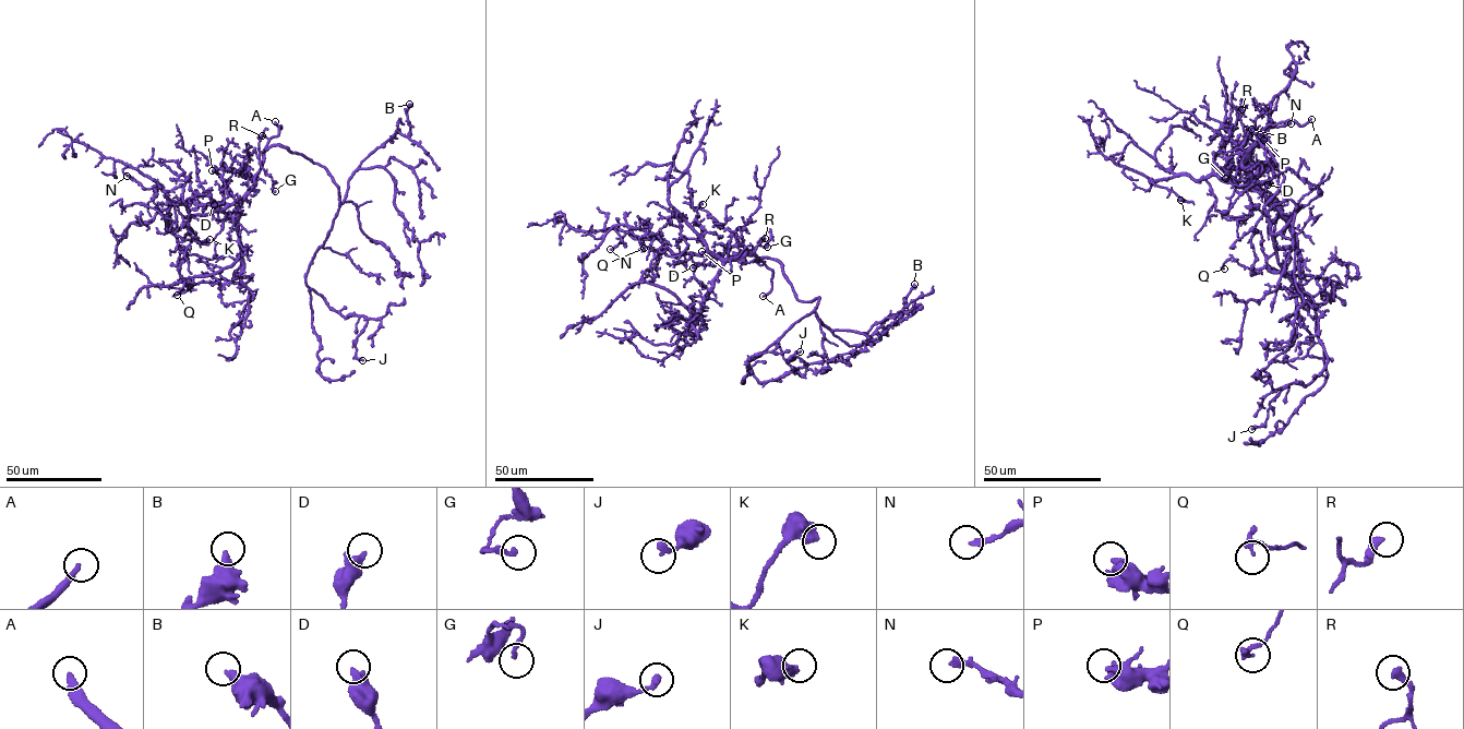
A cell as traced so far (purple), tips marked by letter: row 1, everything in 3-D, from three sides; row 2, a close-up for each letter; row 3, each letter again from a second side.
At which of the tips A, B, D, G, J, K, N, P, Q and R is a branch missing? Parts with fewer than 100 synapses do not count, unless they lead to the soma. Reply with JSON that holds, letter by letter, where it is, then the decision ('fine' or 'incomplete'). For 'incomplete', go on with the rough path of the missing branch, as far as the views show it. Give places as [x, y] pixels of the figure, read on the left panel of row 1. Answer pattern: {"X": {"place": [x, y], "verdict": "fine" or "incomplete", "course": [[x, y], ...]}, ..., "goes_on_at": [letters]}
{"A": {"place": [275, 121], "verdict": "incomplete", "course": [[275, 121], [277, 107], [258, 99]]}, "B": {"place": [409, 104], "verdict": "fine"}, "D": {"place": [214, 204], "verdict": "fine"}, "G": {"place": [275, 191], "verdict": "fine"}, "J": {"place": [362, 360], "verdict": "fine"}, "K": {"place": [210, 239], "verdict": "fine"}, "N": {"place": [127, 176], "verdict": "fine"}, "P": {"place": [212, 170], "verdict": "fine"}, "Q": {"place": [177, 295], "verdict": "fine"}, "R": {"place": [262, 135], "verdict": "fine"}, "goes_on_at": ["A"]}

